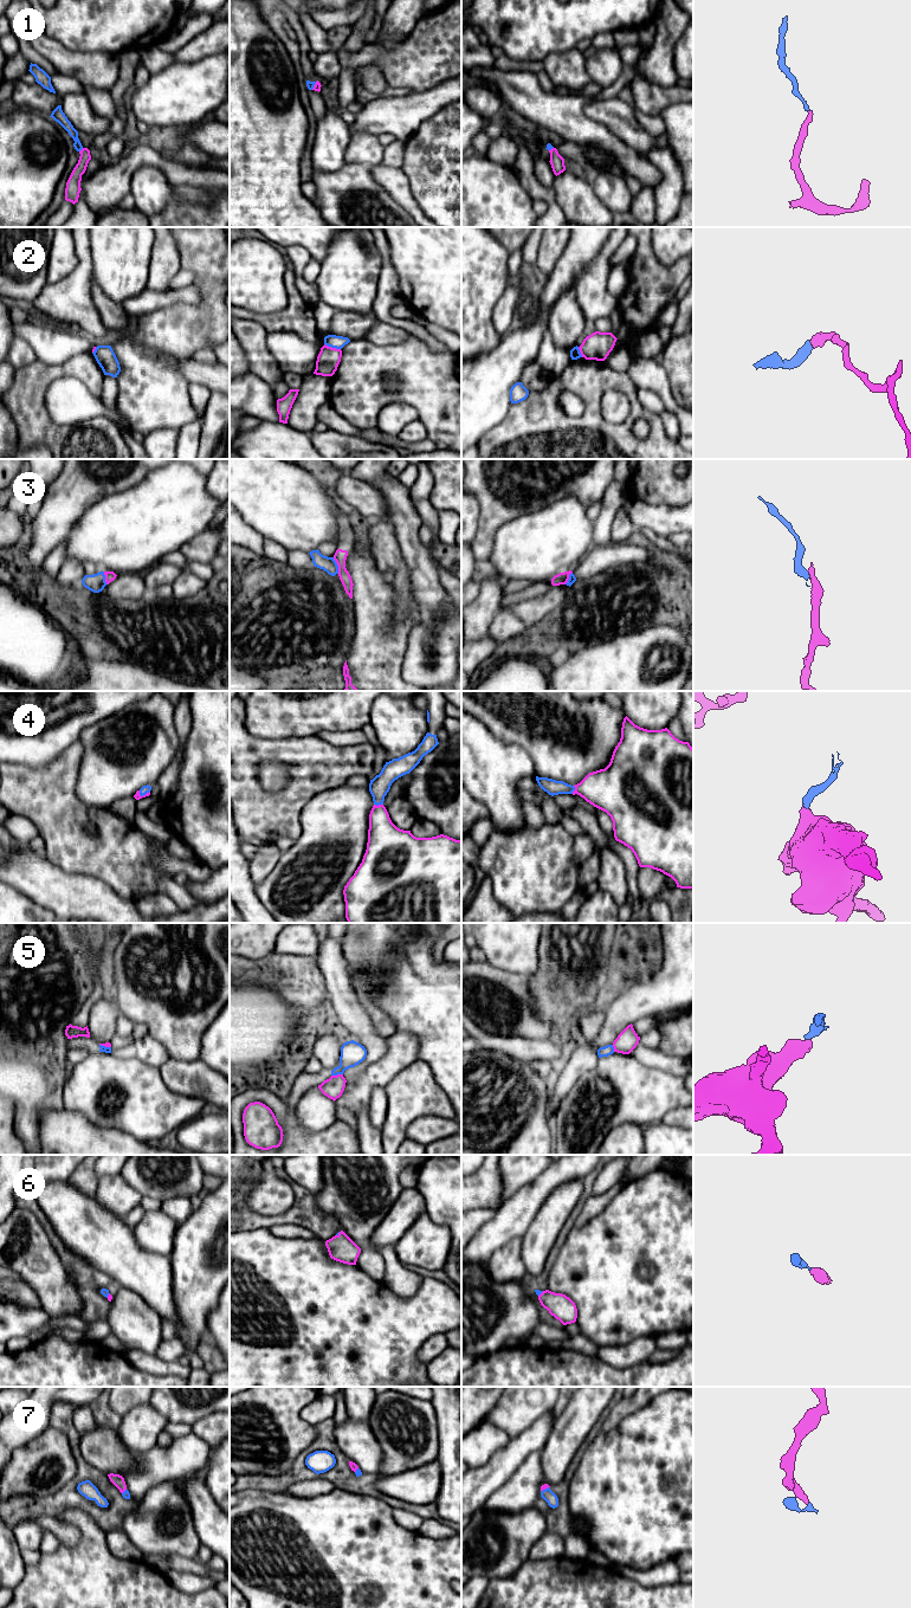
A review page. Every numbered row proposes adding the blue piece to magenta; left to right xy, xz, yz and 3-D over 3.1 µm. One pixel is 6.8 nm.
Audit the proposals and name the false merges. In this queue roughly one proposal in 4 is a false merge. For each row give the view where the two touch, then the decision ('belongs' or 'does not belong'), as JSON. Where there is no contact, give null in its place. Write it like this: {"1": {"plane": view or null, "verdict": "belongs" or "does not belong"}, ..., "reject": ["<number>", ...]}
{"1": {"plane": "xy", "verdict": "belongs"}, "2": {"plane": "xz", "verdict": "does not belong"}, "3": {"plane": "xz", "verdict": "does not belong"}, "4": {"plane": "xz", "verdict": "belongs"}, "5": {"plane": "xz", "verdict": "does not belong"}, "6": {"plane": "xz", "verdict": "belongs"}, "7": {"plane": "yz", "verdict": "belongs"}, "reject": ["2", "3", "5"]}

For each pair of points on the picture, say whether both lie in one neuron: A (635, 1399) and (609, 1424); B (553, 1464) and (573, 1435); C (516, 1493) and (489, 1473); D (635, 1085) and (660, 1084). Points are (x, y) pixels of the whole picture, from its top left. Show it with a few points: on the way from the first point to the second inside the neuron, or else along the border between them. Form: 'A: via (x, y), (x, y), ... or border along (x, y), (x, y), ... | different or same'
A: via (630, 1405), (615, 1418) | same
B: via (556, 1457), (566, 1442) | same
C: border along (522, 1464), (484, 1504) | different
D: via (641, 1085), (654, 1085) | same

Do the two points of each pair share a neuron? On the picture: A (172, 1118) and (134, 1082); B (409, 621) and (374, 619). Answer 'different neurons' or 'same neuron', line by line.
A: same neuron
B: same neuron

